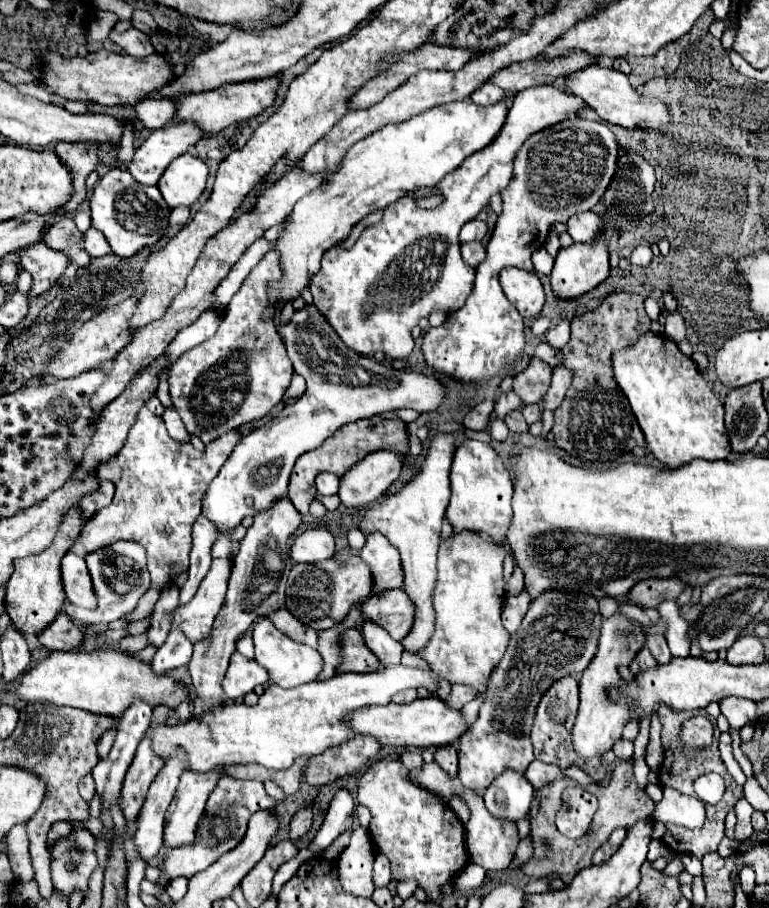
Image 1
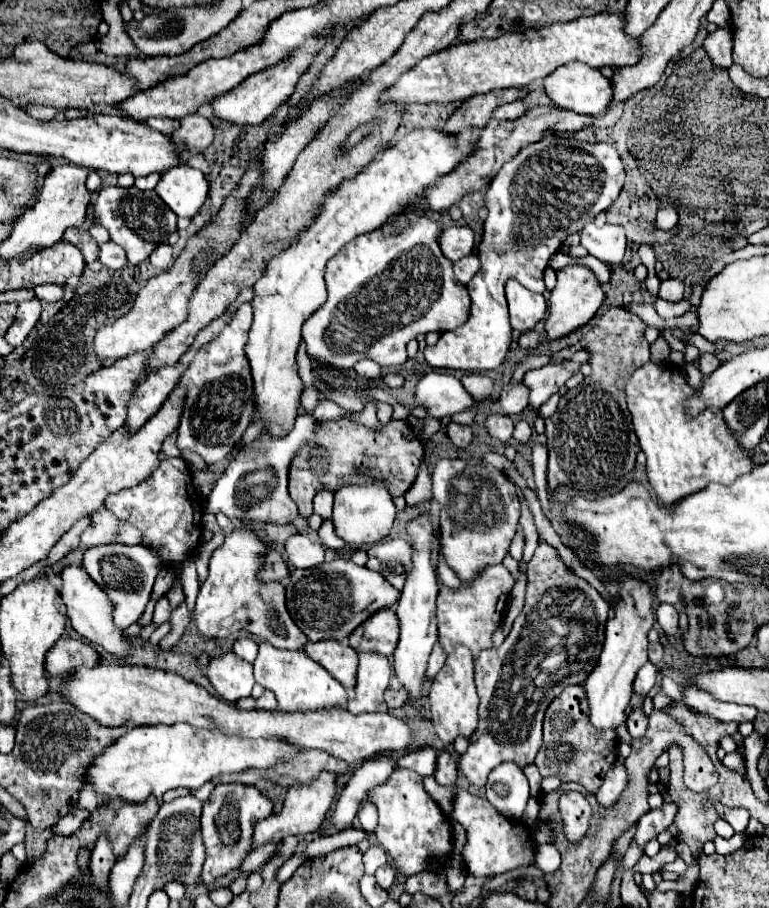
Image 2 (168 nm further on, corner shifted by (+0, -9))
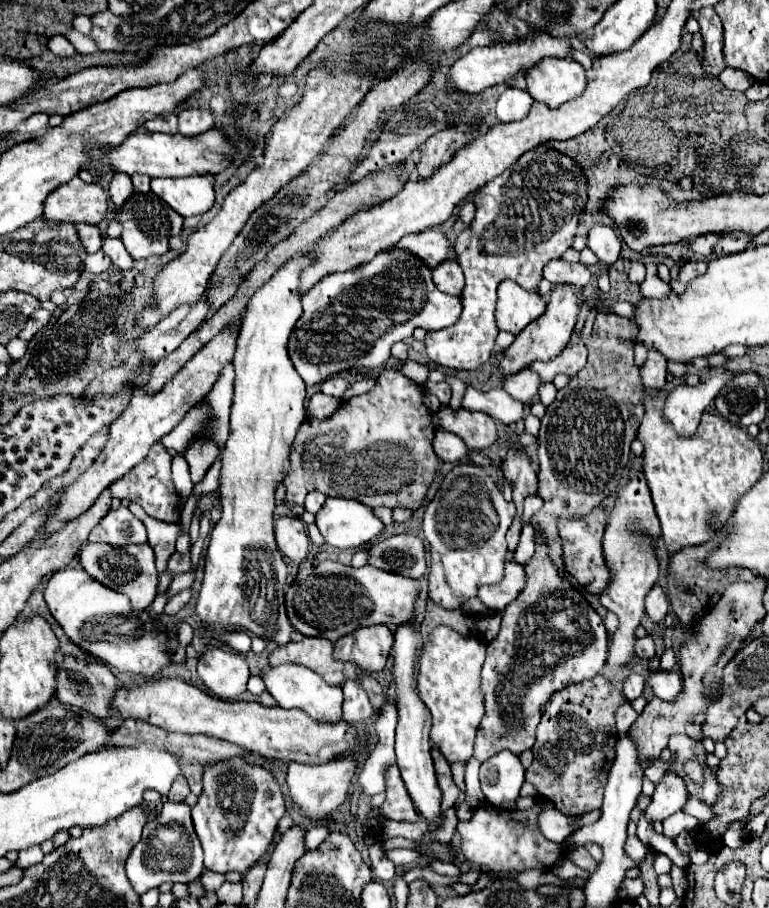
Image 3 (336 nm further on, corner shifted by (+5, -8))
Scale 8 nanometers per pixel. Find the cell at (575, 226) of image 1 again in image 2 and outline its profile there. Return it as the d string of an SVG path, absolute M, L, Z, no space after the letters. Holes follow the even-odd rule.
M589 223L581 231L581 245L589 255L601 259L607 265L617 265L625 255L625 231L621 225L595 225Z

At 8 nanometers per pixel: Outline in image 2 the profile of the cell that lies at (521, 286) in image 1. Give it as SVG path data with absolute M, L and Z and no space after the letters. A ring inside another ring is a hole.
M513 279L507 281L505 293L507 293L509 319L511 319L513 331L525 333L525 331L531 331L539 321L543 321L547 303L541 293L533 293Z

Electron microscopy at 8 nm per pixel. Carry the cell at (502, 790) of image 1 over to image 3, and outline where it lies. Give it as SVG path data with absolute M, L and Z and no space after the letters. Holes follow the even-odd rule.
M500 752L480 766L480 784L486 800L494 806L516 802L524 784L524 768L512 752Z

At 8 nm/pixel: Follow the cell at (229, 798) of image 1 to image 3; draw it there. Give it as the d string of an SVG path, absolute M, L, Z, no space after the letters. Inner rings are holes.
M224 762L224 766L212 766L212 770L204 774L204 790L198 798L198 804L192 808L194 830L204 850L206 870L224 874L232 870L246 872L248 868L252 868L270 846L276 832L276 824L284 816L284 812L286 806L284 806L282 790L276 784L274 776L266 772L262 766L254 766L248 762Z

